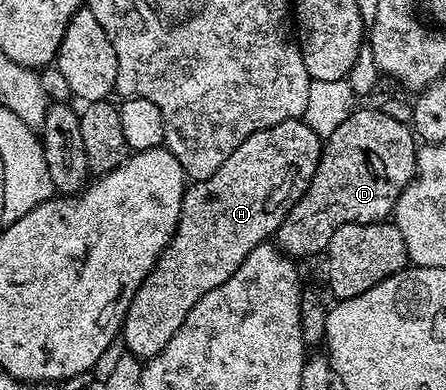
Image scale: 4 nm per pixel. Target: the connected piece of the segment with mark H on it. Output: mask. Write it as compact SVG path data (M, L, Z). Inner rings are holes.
M303 118L287 119L270 129L262 129L258 133L250 133L226 161L210 177L197 179L185 190L182 201L182 213L178 217L178 225L170 245L160 254L151 273L146 277L134 293L134 301L130 301L130 309L124 318L122 342L127 354L136 356L141 361L153 359L166 345L170 345L170 337L182 329L182 321L210 293L210 289L218 289L222 281L226 281L246 261L246 257L260 243L269 242L276 231L286 221L290 209L298 205L298 201L306 193L322 154L322 138L304 123Z

